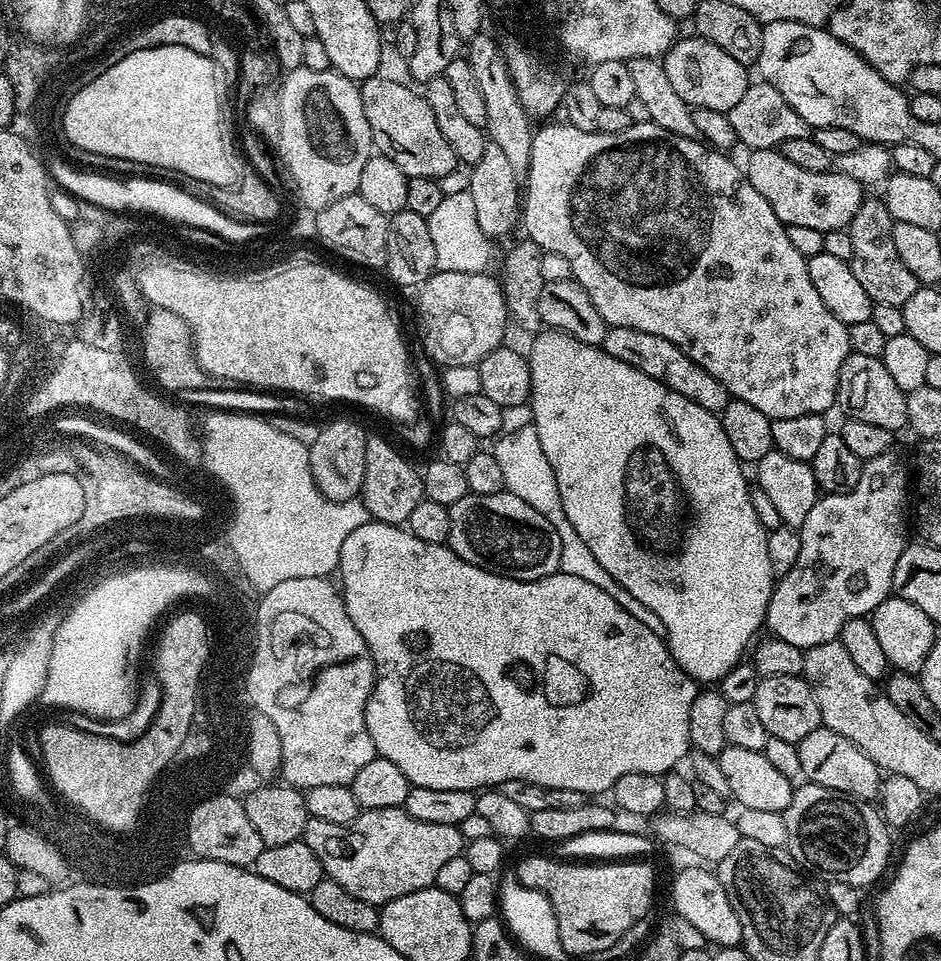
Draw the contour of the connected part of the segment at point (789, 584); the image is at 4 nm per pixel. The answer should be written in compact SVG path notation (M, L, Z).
M886 451L876 458L863 461L858 482L849 492L821 495L814 510L806 514L806 522L802 522L798 530L802 542L798 562L794 562L794 570L775 581L768 603L766 628L771 635L807 650L816 644L837 639L847 620L867 617L882 601L888 599L892 592L894 566L898 566L898 558L902 558L906 547L904 511L910 508L909 473L908 476L904 473L899 458L892 455L891 451Z

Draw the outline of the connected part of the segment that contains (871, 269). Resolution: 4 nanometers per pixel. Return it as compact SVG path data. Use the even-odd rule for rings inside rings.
M864 199L858 214L854 214L847 226L853 251L850 263L854 278L858 278L858 283L866 289L866 294L870 294L873 304L890 302L890 306L902 306L916 293L918 281L914 274L910 274L906 262L898 258L898 250L894 247L893 223L890 210L885 206L883 199Z

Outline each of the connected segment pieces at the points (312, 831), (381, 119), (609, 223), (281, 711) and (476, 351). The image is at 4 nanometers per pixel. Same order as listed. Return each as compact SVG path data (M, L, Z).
M403 807L364 810L349 824L310 818L302 839L314 850L318 862L322 862L327 879L338 882L342 890L350 890L354 898L377 906L402 898L402 894L433 887L439 868L450 858L461 855L466 847L459 827L418 822Z
M377 74L359 85L362 110L366 110L366 122L370 122L373 149L379 155L390 158L398 170L409 176L440 180L458 168L458 161L450 142L446 142L434 110L430 110L427 95L411 92L396 80L383 80Z
M567 122L548 124L541 132L539 129L532 137L532 157L530 158L530 166L528 167L528 178L522 188L522 216L524 212L524 228L528 231L525 232L527 239L536 242L543 251L560 254L570 262L571 279L577 280L582 286L582 290L586 290L586 294L590 294L590 302L594 302L594 310L598 310L598 314L602 314L602 318L609 326L632 327L634 330L645 331L647 334L656 334L661 338L666 338L674 346L678 346L679 350L684 351L703 370L708 371L718 382L722 382L722 385L725 386L732 398L741 400L742 402L750 402L750 406L755 406L758 410L762 410L762 414L766 414L769 420L798 418L798 414L827 413L827 408L832 403L834 405L837 403L838 378L842 370L842 362L848 357L850 351L848 346L848 325L843 324L838 318L834 318L834 314L830 314L830 310L826 310L826 302L822 302L818 290L814 290L814 282L810 282L810 270L808 269L807 259L794 250L793 243L787 238L786 225L777 218L774 210L770 210L770 202L766 202L766 198L762 198L762 194L758 194L758 190L754 190L754 186L750 186L750 182L747 175L742 171L741 165L739 168L728 156L731 155L711 148L699 139L680 137L678 134L667 132L651 122L644 124L632 123L630 127L618 134L606 134L605 132L598 131L583 133L582 130L576 129L575 126Z
M323 576L286 578L286 582L278 583L275 592L268 596L260 610L260 656L256 656L256 668L252 668L252 700L256 700L256 704L260 704L260 708L264 708L264 711L272 716L272 719L276 721L276 727L280 728L282 738L289 743L294 738L292 730L298 730L300 737L294 740L294 752L291 747L285 751L285 765L281 770L283 783L301 790L314 786L351 785L358 770L378 756L374 742L366 730L366 714L364 713L368 695L371 694L374 685L376 685L376 667L372 661L372 655L362 634L358 634L354 622L350 622L350 614L344 605L341 589L331 579Z
M437 270L418 289L424 344L428 348L436 347L436 356L441 360L444 368L477 365L482 358L486 358L486 354L490 354L490 350L502 345L504 328L510 324L507 302L504 300L501 281L495 275L494 277L488 275L487 271L441 272Z

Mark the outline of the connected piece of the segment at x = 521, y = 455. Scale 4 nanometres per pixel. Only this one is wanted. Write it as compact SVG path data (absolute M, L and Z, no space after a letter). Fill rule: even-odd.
M532 423L528 424L523 426L522 430L501 435L496 442L494 453L499 469L502 470L505 489L514 493L518 498L522 498L522 502L530 502L530 506L534 506L534 510L538 510L538 514L542 514L542 518L546 518L546 522L550 522L550 526L554 526L554 530L558 530L558 538L562 542L560 571L574 574L574 578L583 578L586 582L598 586L598 590L606 590L606 594L610 594L610 598L614 598L614 602L618 602L618 606L622 606L622 610L626 610L626 614L638 618L638 622L642 622L642 626L647 626L652 633L667 637L668 631L666 626L662 626L662 618L658 618L658 614L654 614L654 610L642 606L642 602L638 602L634 598L634 594L630 594L630 590L626 590L617 580L610 578L610 574L606 570L602 570L598 558L594 558L594 554L590 554L590 546L586 546L586 542L582 542L578 530L574 530L574 526L570 526L570 518L566 518L566 510L562 510L562 494L558 494L558 482L554 482L554 470L550 470L550 462L546 462L546 454L542 454L536 427Z

